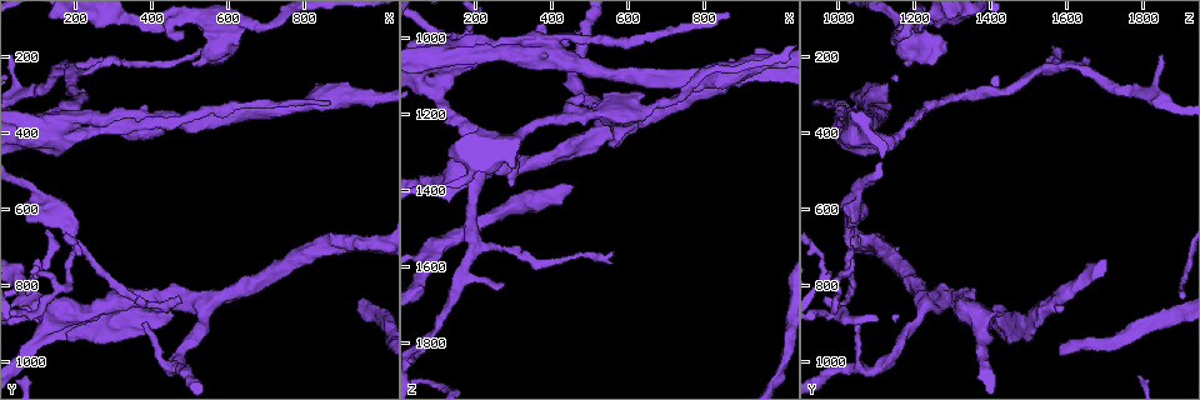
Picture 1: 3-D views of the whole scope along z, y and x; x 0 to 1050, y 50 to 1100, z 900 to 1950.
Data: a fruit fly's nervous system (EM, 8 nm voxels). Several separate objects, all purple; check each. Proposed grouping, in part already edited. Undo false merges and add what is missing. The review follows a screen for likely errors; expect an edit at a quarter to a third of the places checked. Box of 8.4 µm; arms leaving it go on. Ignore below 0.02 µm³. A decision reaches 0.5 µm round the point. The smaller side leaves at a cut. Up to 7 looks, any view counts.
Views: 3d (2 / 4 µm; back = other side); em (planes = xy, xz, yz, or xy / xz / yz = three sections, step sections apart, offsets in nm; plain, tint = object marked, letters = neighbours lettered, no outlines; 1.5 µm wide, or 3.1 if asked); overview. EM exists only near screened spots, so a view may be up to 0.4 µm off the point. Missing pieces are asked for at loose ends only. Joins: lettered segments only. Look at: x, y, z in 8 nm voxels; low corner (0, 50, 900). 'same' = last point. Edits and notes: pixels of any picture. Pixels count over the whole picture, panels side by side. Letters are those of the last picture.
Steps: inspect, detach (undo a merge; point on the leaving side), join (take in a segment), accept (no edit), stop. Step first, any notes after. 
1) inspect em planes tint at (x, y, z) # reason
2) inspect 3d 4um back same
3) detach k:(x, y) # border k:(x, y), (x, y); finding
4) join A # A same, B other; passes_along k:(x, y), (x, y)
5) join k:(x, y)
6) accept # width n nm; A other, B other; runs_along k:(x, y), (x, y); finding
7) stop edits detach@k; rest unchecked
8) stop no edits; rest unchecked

inspect em xy step 4 tint at (100, 865, 1415) # free end

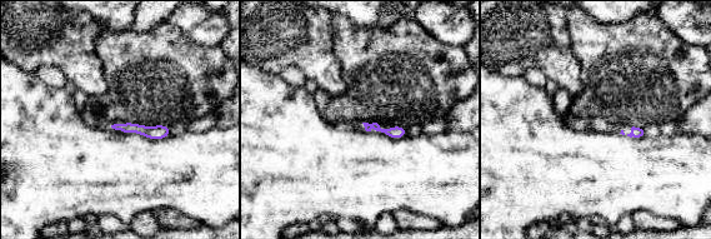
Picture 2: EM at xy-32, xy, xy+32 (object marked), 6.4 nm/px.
inspect em xy step 4 letters same # what lies round it

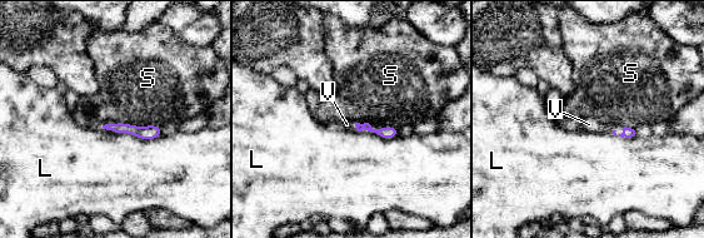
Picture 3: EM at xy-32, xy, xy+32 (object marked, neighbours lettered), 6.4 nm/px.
join V # L other, S other, V same; passes_along 3:(385, 132), (355, 125), (346, 124); the neuron continues

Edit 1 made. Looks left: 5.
inspect 3d 2um back at (450, 875, 1390) # an open end

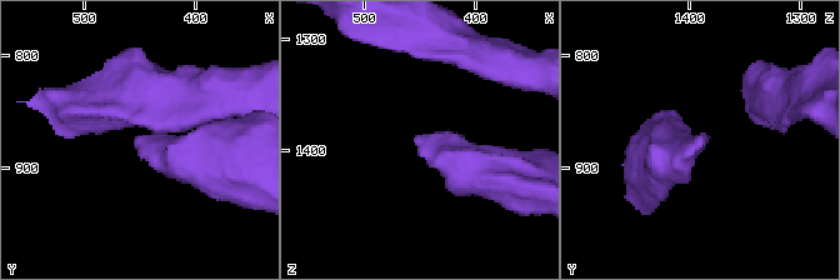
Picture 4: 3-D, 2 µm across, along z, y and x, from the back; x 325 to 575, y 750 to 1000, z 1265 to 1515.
inspect em xy step 4 tint at (454, 876, 1388)

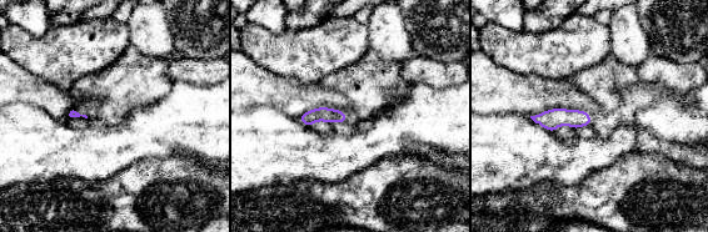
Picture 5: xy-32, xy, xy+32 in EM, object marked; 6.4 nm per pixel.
inspect em planes letters same

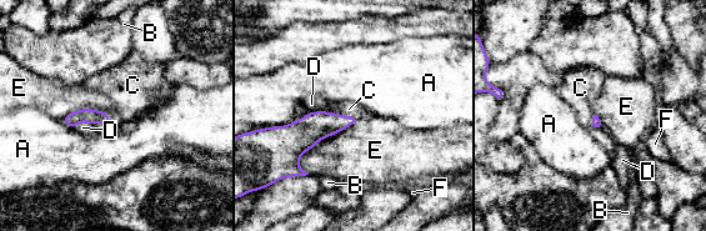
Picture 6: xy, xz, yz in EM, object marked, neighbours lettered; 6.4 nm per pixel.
join C # longest_contact E 480 nm; A other, B other, C same, D other, E other, F other; the neuron continues

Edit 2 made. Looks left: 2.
stop edits join@3, join@6; rest unchecked

